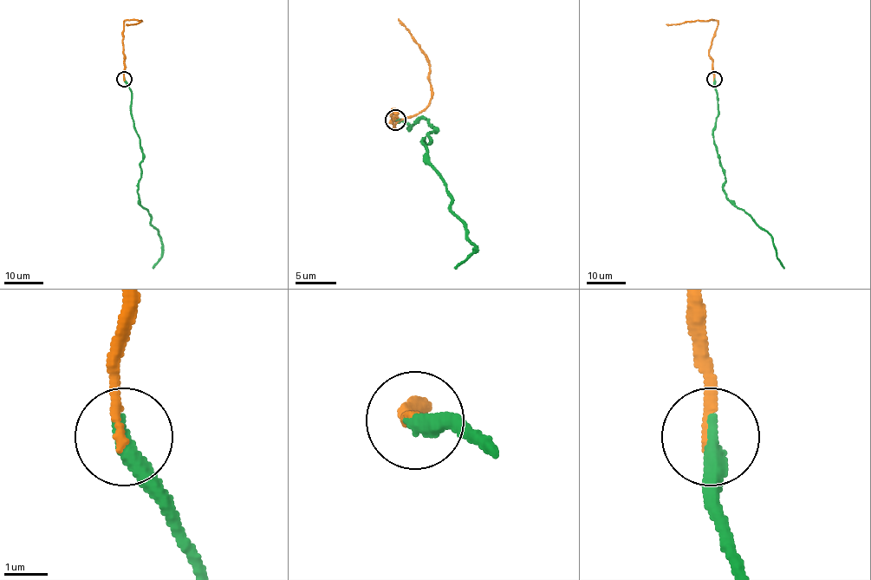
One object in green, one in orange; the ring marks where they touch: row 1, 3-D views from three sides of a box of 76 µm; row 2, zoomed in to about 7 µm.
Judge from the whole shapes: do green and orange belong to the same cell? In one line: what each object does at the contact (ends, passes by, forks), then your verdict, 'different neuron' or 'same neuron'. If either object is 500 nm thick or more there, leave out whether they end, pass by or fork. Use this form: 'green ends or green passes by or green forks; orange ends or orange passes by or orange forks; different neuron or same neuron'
green ends; orange ends; same neuron

